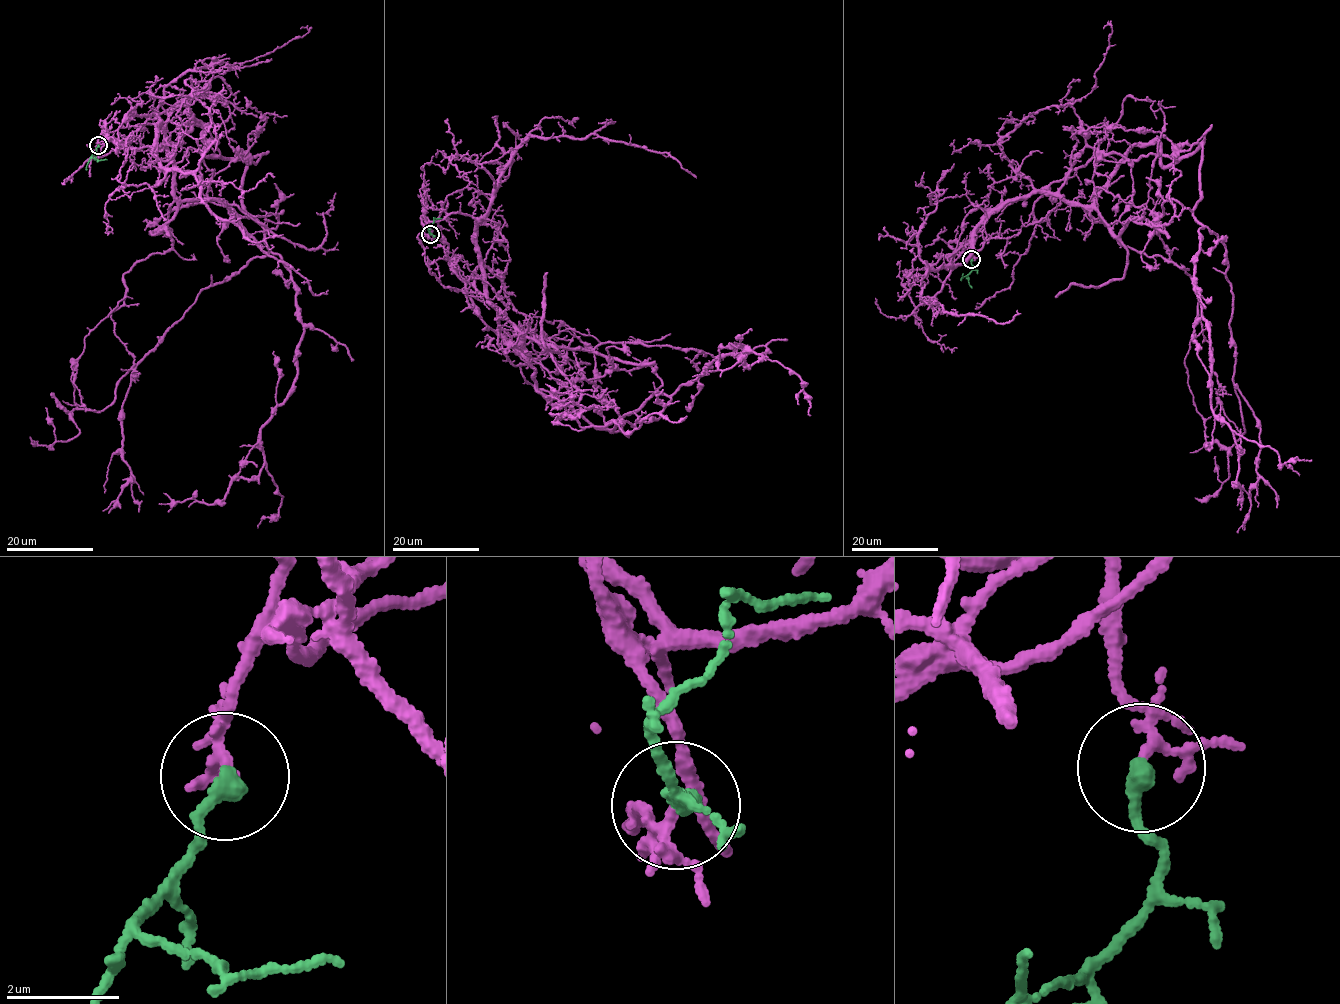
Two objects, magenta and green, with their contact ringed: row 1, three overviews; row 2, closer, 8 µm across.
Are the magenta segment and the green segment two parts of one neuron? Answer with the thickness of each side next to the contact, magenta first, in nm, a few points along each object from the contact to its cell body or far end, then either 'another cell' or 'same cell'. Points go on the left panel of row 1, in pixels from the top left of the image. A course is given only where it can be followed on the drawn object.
110/300 nm | magenta via (98, 145), (187, 102), (245, 163), (296, 292), (261, 472), (159, 503) | green via (98, 145), (92, 157), (107, 159) | same cell

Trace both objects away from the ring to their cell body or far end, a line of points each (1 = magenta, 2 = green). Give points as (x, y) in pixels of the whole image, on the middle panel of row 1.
1: (430, 234), (422, 216), (486, 325), (594, 426), (742, 344), (763, 355), (692, 376)
2: (430, 234), (428, 227), (436, 219), (441, 218)

